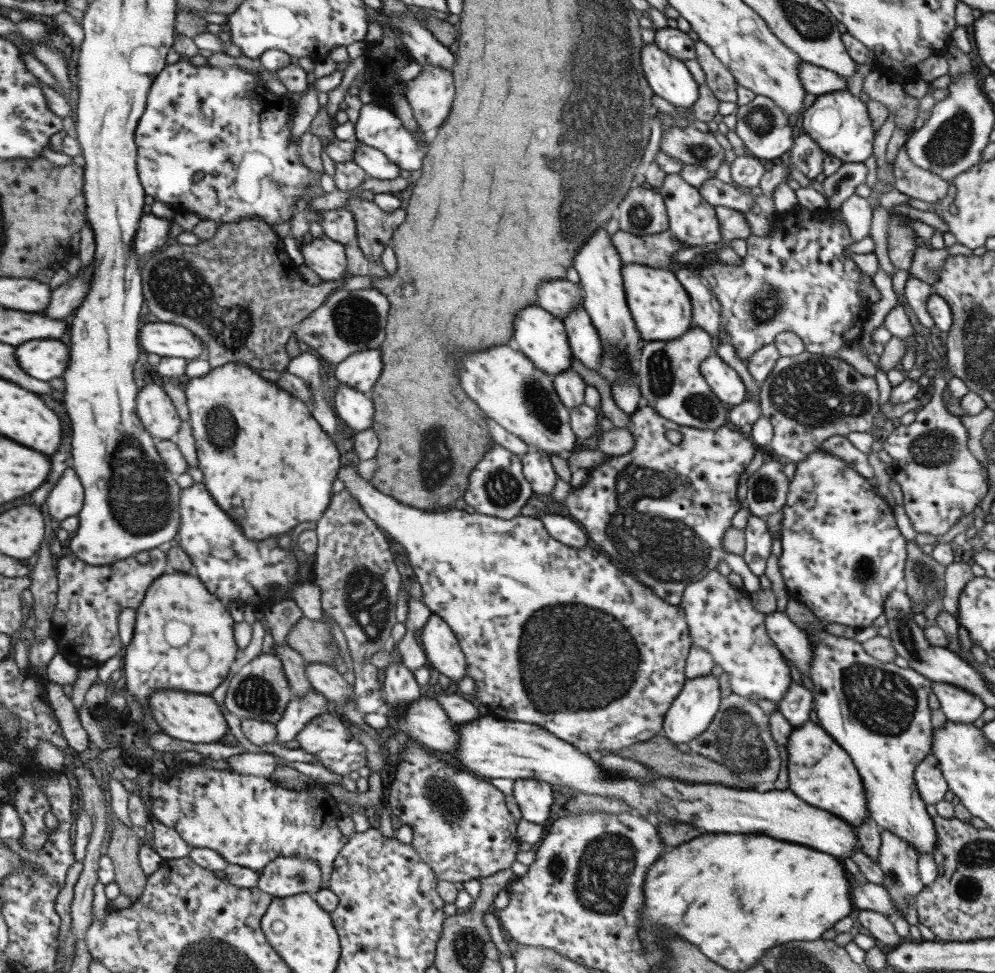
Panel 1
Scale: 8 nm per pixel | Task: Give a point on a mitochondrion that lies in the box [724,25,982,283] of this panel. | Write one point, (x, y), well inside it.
(951, 142)

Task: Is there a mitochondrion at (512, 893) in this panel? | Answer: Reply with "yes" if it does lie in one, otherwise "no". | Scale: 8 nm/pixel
no

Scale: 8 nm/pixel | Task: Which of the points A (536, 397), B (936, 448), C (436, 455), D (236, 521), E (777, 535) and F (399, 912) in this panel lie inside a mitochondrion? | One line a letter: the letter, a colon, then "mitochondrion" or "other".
A: mitochondrion
B: mitochondrion
C: mitochondrion
D: other
E: other
F: other

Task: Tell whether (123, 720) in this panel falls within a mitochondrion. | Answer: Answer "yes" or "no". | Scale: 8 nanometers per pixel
no

